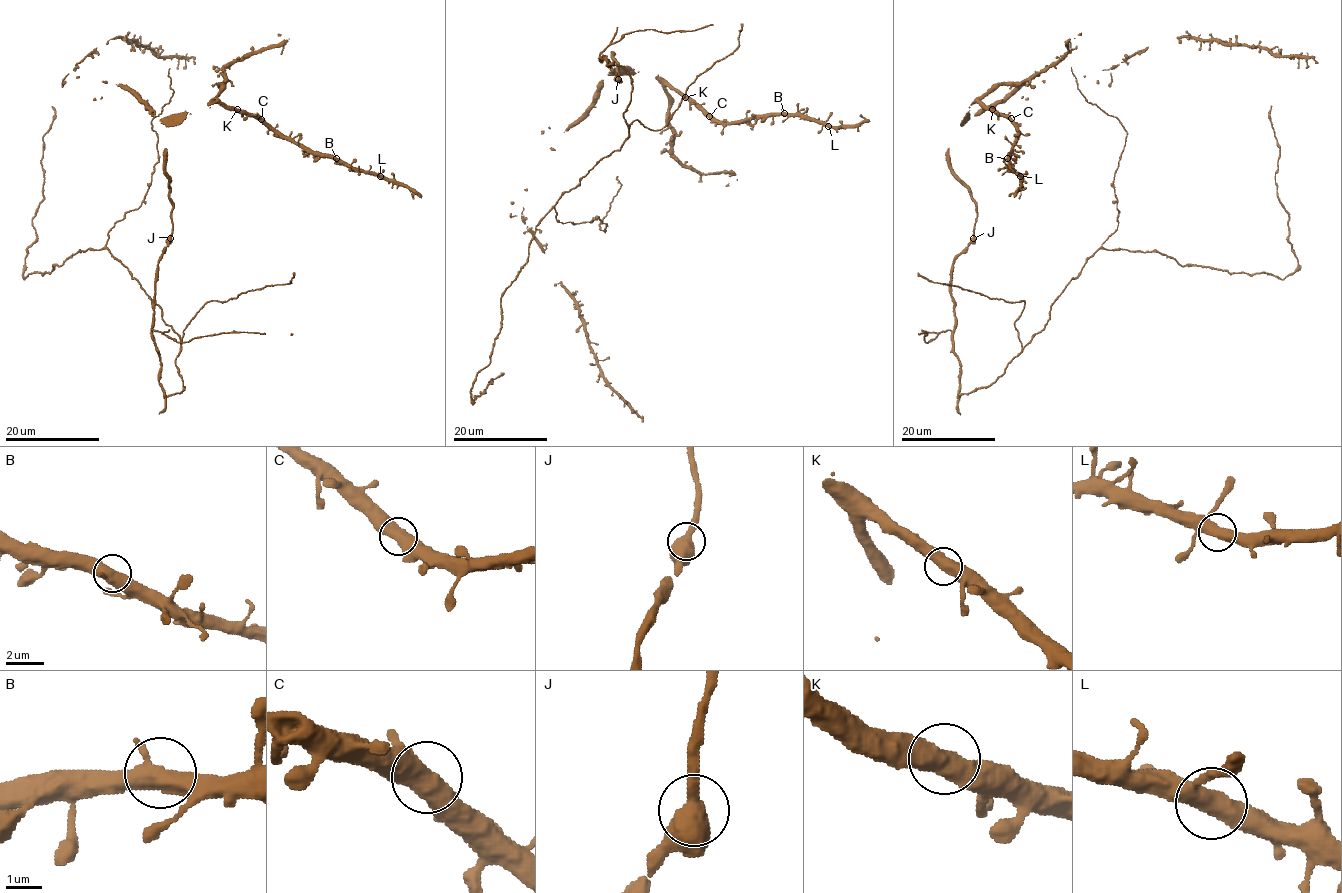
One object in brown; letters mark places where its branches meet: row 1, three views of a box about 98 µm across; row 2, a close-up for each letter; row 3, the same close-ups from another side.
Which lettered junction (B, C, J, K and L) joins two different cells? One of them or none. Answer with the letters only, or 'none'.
none

